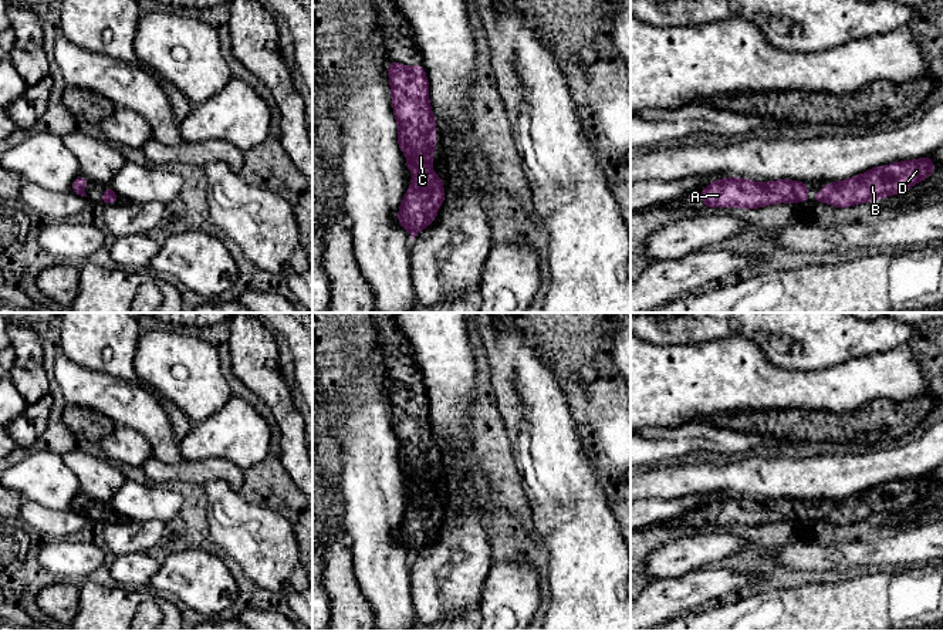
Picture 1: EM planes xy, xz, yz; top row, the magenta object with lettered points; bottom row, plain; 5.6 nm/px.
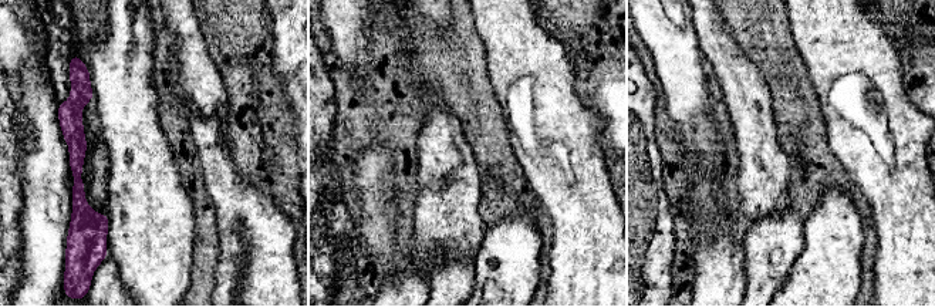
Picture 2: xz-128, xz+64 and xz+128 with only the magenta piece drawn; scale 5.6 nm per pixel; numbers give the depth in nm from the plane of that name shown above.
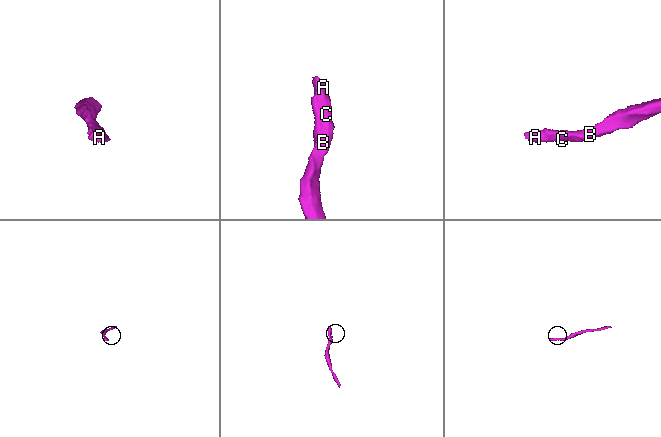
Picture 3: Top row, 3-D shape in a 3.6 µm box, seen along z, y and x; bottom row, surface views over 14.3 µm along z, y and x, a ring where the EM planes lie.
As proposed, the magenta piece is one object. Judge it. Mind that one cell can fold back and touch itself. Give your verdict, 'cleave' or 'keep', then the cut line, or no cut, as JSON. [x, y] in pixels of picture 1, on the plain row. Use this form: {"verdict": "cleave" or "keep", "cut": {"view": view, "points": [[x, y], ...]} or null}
{"verdict": "keep", "cut": null}

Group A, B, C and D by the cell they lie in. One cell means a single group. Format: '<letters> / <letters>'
A B C D

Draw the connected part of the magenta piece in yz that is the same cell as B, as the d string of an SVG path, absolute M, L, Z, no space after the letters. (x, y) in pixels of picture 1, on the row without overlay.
M930 473L872 486L842 500L827 500L824 509L814 513L812 520L825 520L834 526L876 520L885 514L905 512L919 499L927 497L934 487Z

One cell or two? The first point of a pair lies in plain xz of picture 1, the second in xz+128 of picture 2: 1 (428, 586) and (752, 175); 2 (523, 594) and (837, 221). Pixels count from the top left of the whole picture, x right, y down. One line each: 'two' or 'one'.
1: one
2: one

